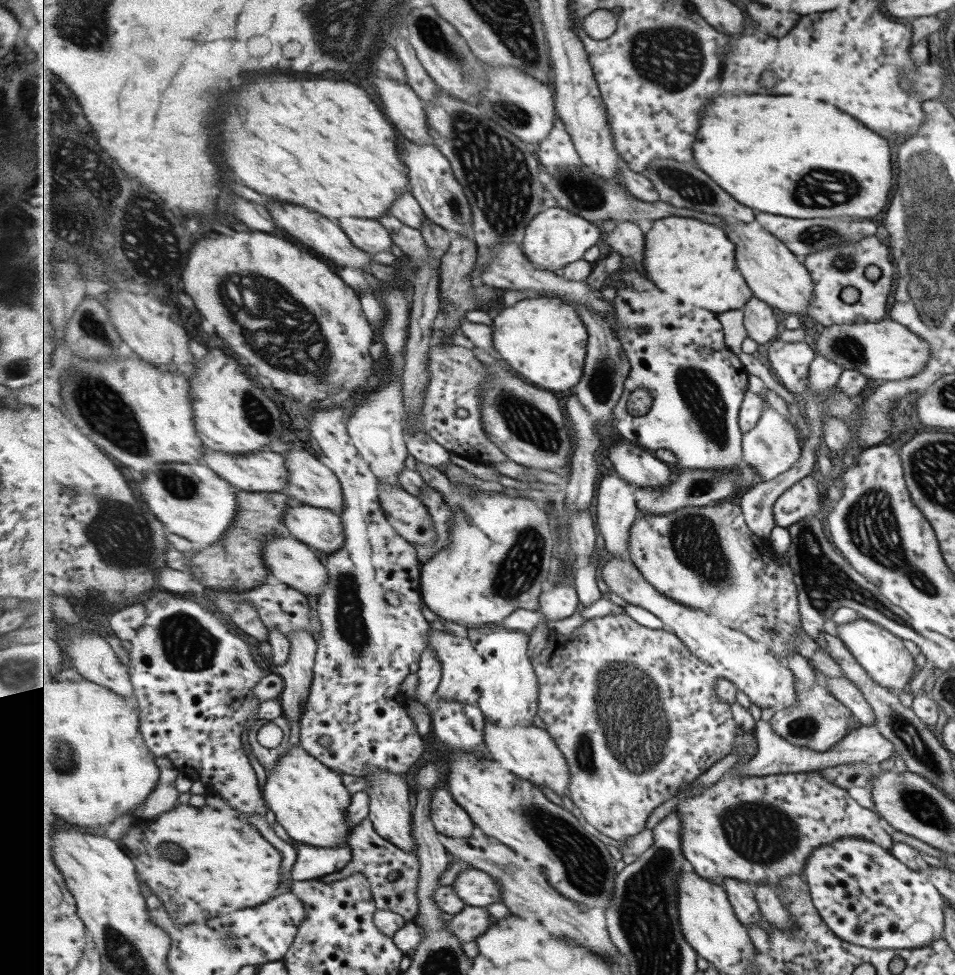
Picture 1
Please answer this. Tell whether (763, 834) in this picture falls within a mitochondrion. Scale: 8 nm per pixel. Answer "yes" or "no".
yes

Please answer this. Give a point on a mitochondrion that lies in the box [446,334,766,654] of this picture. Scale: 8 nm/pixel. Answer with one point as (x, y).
(696, 541)

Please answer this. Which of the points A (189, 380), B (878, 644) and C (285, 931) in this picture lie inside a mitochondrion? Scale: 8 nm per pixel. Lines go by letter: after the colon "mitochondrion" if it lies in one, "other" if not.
A: other
B: other
C: other

